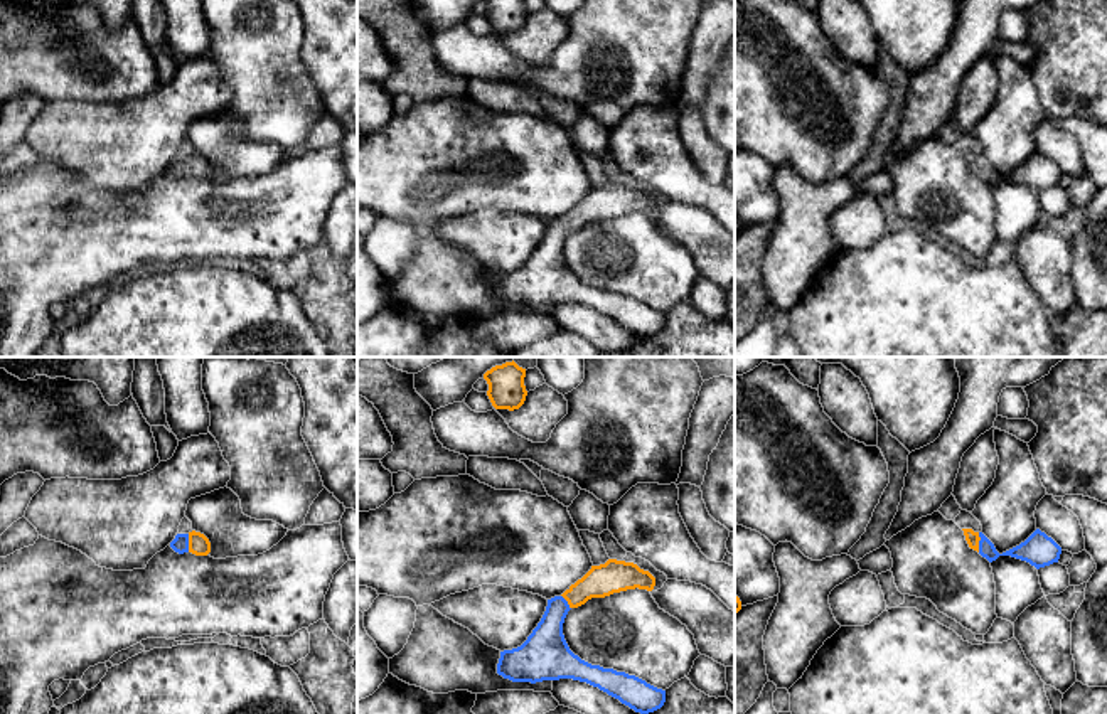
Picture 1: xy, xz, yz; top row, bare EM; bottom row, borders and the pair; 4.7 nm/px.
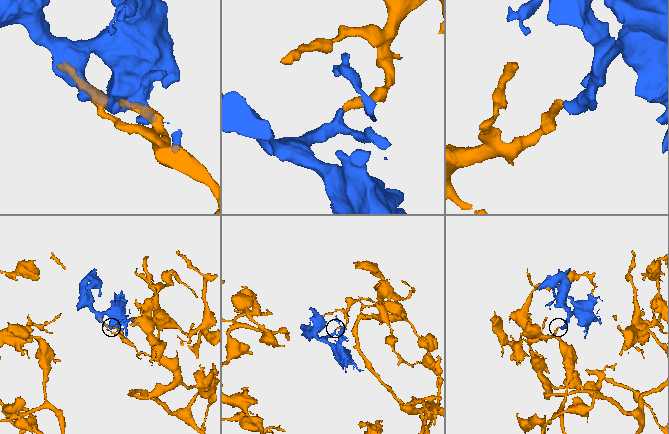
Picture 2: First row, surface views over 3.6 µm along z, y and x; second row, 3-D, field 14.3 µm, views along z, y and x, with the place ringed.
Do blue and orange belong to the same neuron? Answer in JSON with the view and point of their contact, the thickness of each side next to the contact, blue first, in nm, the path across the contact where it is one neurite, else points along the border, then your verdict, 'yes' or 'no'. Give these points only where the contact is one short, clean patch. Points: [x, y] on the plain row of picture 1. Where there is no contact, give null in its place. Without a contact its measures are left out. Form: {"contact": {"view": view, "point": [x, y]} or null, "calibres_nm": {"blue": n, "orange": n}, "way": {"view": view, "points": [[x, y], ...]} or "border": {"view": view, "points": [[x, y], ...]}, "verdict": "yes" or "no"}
{"contact": {"view": "yz", "point": [979, 165]}, "calibres_nm": {"blue": 110, "orange": 70}, "way": {"view": "yz", "points": [[1030, 174], [991, 177], [979, 165], [973, 160]]}, "verdict": "yes"}

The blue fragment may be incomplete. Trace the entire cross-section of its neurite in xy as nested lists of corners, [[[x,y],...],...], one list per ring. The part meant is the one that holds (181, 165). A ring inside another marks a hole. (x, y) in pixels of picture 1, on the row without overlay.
[[[201,155],[177,157],[170,170],[179,175],[192,175],[195,178],[207,178],[211,175],[209,162]]]

